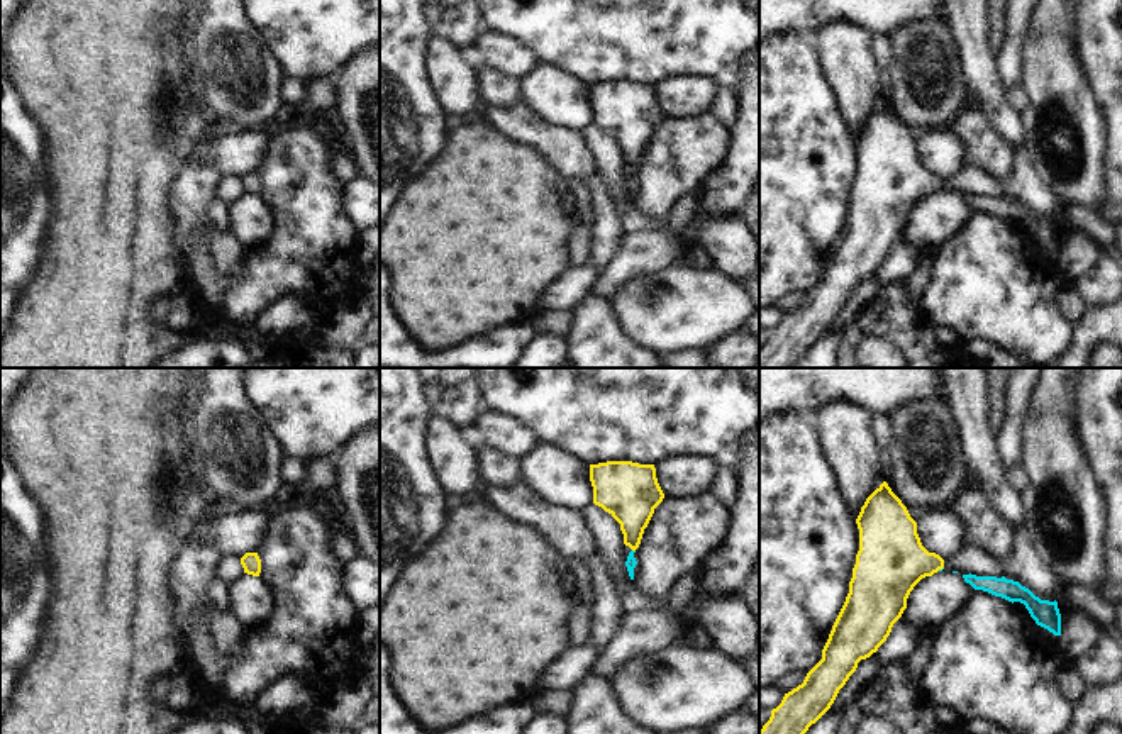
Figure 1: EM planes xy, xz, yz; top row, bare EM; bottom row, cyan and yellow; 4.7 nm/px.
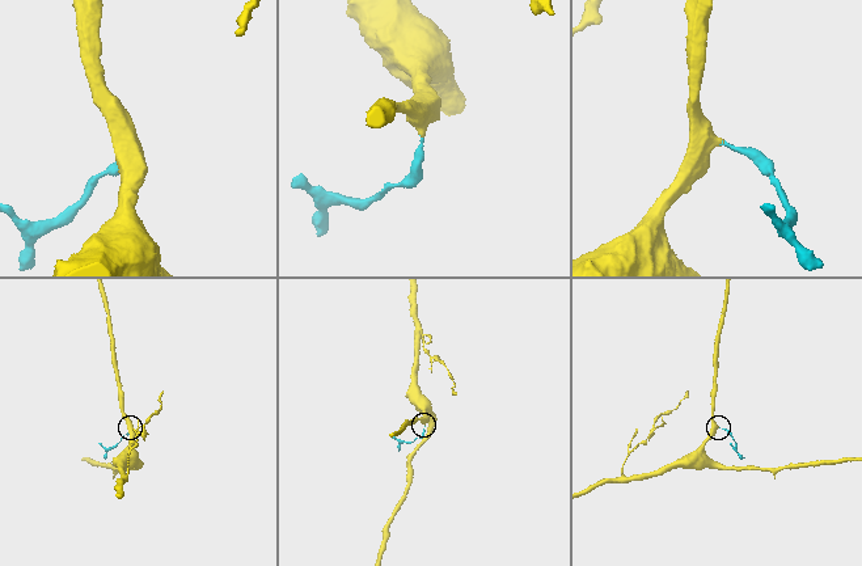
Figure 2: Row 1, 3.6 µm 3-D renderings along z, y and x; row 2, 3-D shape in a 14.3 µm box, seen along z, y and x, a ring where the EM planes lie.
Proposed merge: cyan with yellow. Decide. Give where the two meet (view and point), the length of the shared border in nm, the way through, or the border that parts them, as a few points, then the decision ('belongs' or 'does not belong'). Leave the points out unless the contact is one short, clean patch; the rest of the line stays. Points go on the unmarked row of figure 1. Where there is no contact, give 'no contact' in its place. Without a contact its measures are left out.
meets cyan in yz at (939, 190); contact 40 nm long; runs through yz (943, 189), (939, 190), (933, 183), (890, 182); belongs

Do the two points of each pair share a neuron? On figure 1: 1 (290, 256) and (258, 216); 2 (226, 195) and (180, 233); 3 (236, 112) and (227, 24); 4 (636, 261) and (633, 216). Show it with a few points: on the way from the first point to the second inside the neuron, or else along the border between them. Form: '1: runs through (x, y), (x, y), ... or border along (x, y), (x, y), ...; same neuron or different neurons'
1: border along (258, 197), (273, 231), (246, 251); different neurons
2: border along (221, 177), (214, 189), (214, 197); different neurons
3: runs through (236, 90), (236, 66), (227, 46); same neuron
4: border along (668, 227), (663, 231), (633, 231), (624, 234); different neurons

